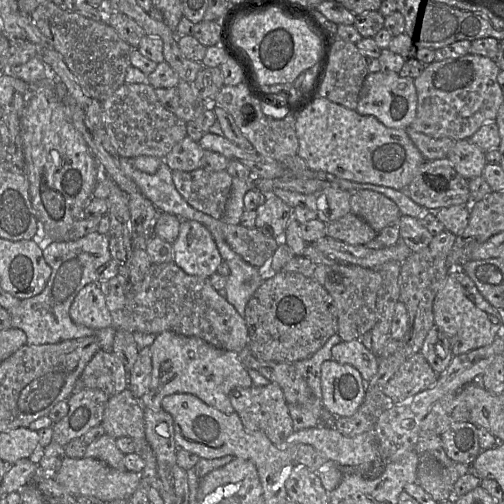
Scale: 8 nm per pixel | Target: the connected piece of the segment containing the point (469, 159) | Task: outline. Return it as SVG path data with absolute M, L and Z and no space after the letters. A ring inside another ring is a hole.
M472 139L457 140L448 153L456 170L466 178L481 176L488 161L488 150L485 150Z

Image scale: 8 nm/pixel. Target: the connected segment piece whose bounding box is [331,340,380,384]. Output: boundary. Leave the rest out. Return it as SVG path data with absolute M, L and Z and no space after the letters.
M361 340L342 341L332 348L331 355L332 360L356 368L366 384L379 368L379 357L369 350Z

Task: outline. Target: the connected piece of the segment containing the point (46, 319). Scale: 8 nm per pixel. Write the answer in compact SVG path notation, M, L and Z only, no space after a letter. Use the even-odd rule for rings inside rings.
M96 231L77 240L46 241L43 243L43 257L51 267L50 278L39 294L23 299L19 305L8 309L11 328L19 328L25 332L26 345L53 344L95 336L100 343L101 350L111 350L115 328L92 329L74 323L70 317L70 307L78 292L87 284L98 282L99 269L112 259L109 251L109 236Z

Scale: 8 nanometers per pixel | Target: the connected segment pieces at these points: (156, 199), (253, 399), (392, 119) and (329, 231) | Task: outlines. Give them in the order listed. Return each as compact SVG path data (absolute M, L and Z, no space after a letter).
M121 157L120 167L159 212L173 214L181 220L203 217L203 212L191 207L177 191L172 170L164 161L155 174L147 174L134 167L133 159Z
M276 383L249 388L236 387L230 392L230 400L244 427L248 431L265 434L277 447L284 446L295 432L283 391Z
M375 72L366 76L359 94L356 111L361 115L371 115L389 128L407 129L417 116L418 94L414 79L399 73Z
M349 213L326 224L326 236L350 245L366 245L377 232L363 219Z

